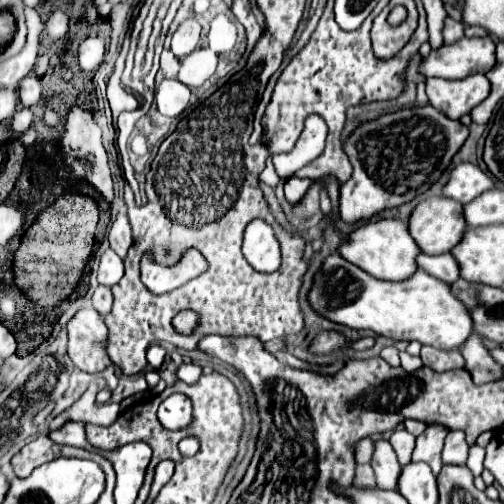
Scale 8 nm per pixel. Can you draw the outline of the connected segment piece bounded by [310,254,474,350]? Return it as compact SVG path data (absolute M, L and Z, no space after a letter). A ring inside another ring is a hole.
M330 254L314 278L310 290L312 308L336 324L368 328L394 340L416 340L438 350L460 350L472 334L472 316L462 300L452 294L450 284L418 270L408 282L378 280L340 254Z

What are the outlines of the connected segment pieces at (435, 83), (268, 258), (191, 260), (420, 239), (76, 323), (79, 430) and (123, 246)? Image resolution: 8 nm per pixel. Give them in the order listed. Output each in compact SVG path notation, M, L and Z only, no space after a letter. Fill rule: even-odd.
M476 74L464 80L444 80L428 78L426 94L430 104L444 112L446 116L458 120L464 114L470 114L474 106L484 102L490 94L490 80L484 74Z
M260 219L253 220L246 227L242 252L258 272L274 272L282 262L278 240L275 235L269 235L269 225Z
M195 249L188 250L174 266L164 266L152 260L150 253L144 254L140 262L142 282L154 294L164 294L200 276L208 268L204 257Z
M438 196L420 202L408 220L408 230L422 252L444 254L462 242L466 220L460 202Z
M94 308L76 312L68 322L68 356L80 370L98 374L112 364L102 346L104 340L106 326Z
M70 422L66 426L62 426L56 432L50 432L48 438L56 444L68 444L68 446L76 446L76 448L84 448L84 450L92 450L92 446L86 442L84 436L84 424L82 422Z
M118 214L118 218L114 220L112 228L110 228L110 248L120 256L124 258L128 248L132 246L132 234L130 234L130 224L128 224L128 218L126 214Z

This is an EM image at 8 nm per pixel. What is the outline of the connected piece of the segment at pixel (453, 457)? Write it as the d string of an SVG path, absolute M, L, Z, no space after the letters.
M450 430L446 436L446 442L444 442L442 462L462 466L462 464L466 464L466 460L468 460L468 444L464 440L464 432Z

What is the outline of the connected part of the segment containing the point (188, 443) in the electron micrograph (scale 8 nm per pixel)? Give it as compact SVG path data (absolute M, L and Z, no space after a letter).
M194 436L182 439L178 444L178 449L183 456L194 456L200 448L199 441Z

